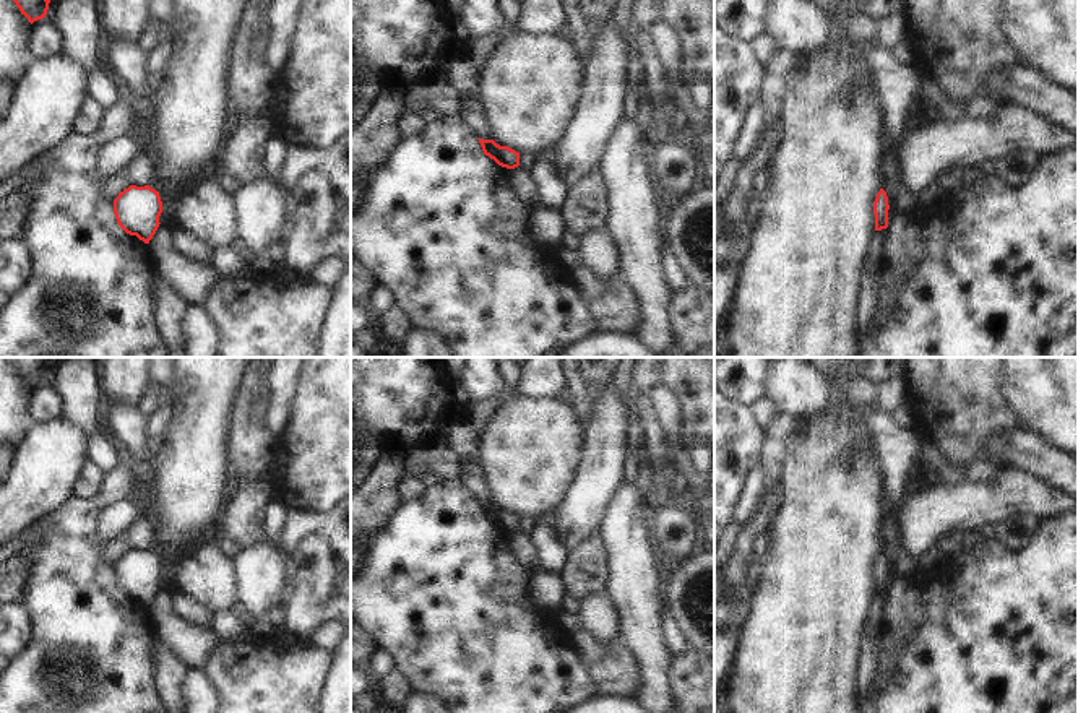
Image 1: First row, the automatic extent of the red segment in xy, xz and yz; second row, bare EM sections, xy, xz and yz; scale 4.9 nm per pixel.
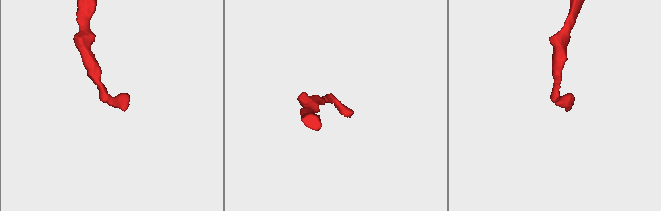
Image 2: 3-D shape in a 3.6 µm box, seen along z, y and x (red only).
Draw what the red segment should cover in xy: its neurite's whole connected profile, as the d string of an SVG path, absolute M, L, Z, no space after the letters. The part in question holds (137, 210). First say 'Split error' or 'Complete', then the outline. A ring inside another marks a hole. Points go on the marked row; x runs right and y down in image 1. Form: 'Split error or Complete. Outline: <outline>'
Complete. Outline: M130 185L114 200L114 214L119 226L130 236L149 244L159 227L162 201L159 192L149 185Z

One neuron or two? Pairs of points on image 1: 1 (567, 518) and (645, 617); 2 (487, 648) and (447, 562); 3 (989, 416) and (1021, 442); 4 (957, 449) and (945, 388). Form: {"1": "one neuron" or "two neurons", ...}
{"1": "two neurons", "2": "one neuron", "3": "two neurons", "4": "one neuron"}

